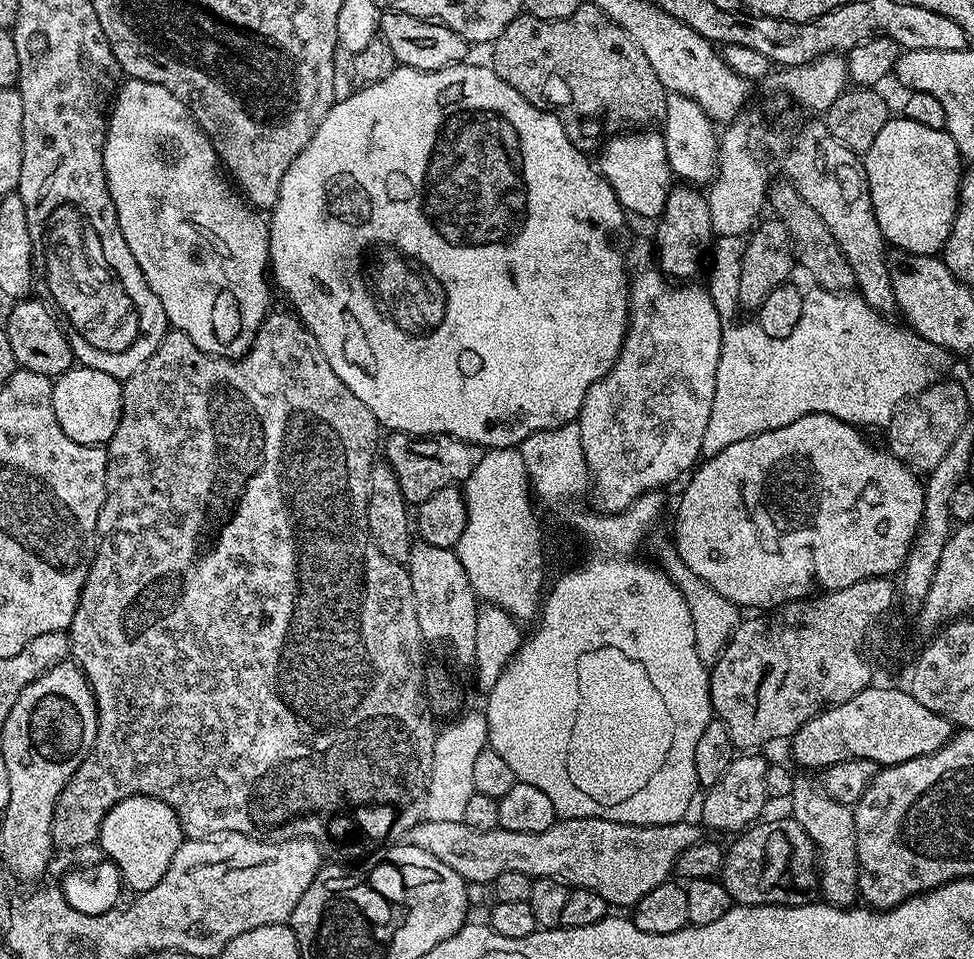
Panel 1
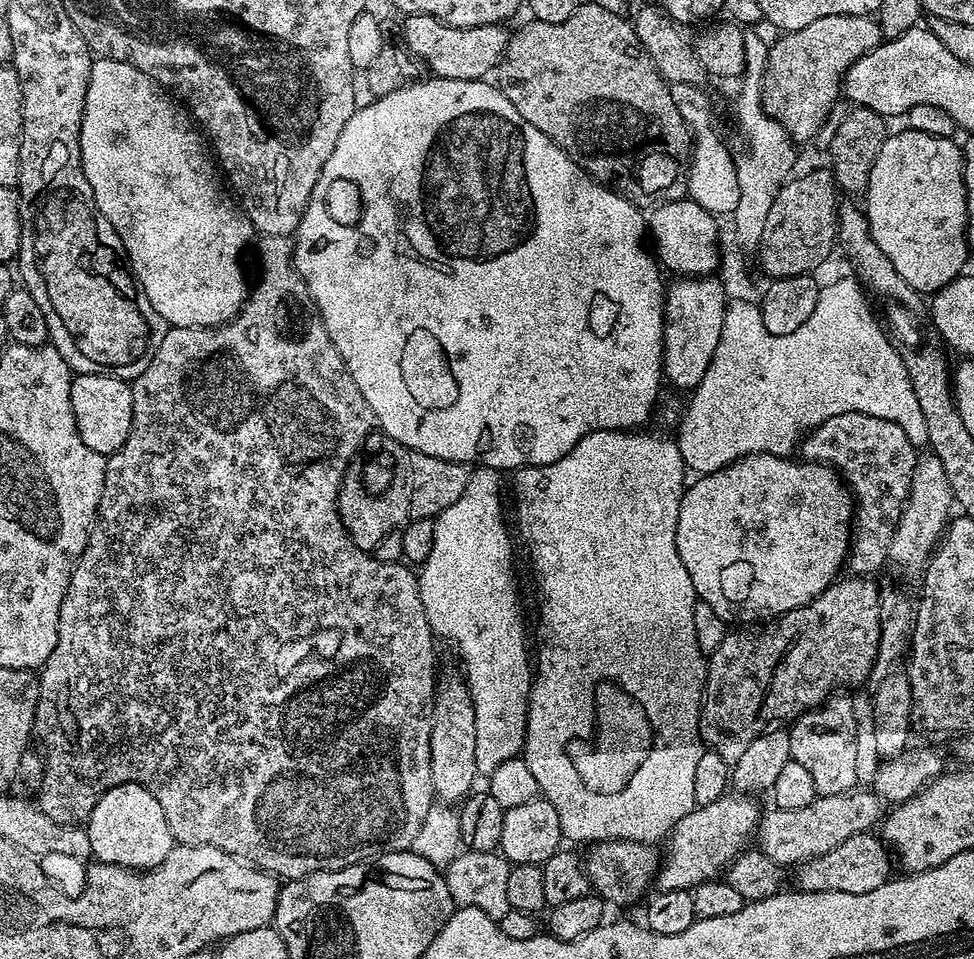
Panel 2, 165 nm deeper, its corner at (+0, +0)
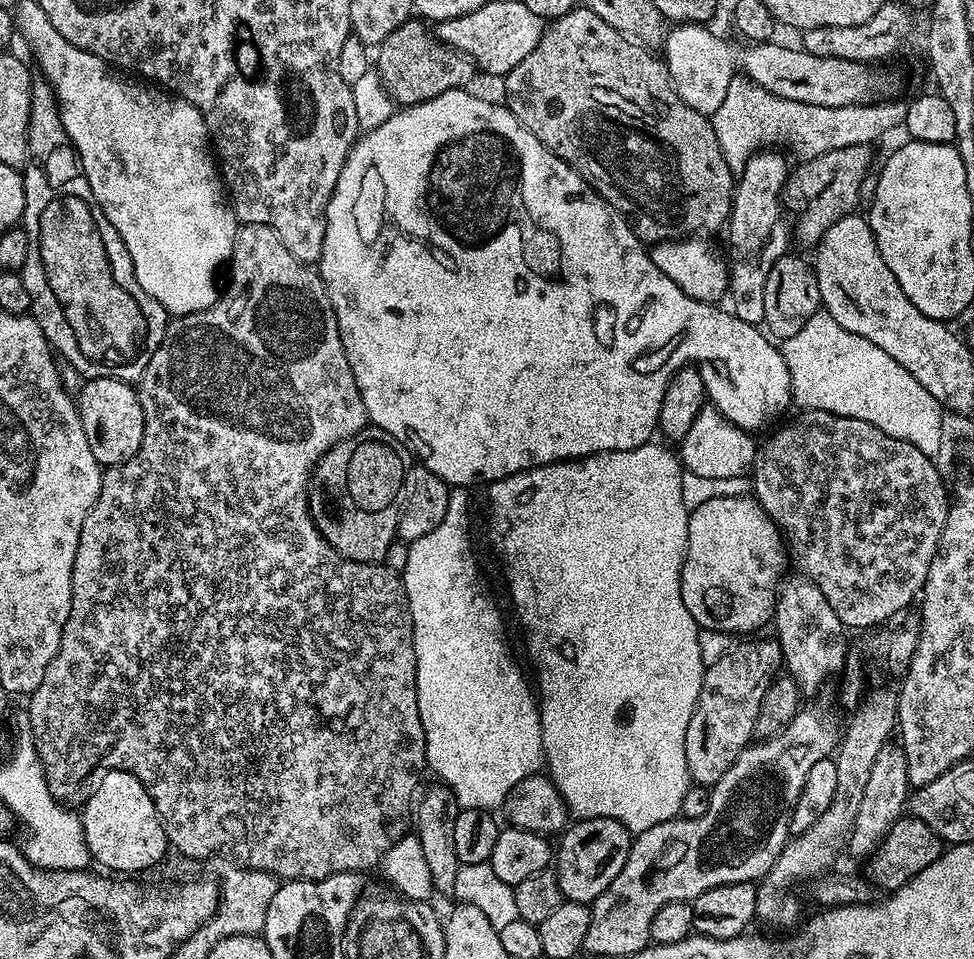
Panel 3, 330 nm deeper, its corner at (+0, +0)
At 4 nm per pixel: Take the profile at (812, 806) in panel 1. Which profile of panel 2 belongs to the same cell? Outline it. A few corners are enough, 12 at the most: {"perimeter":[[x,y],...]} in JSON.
{"perimeter":[[833,694],[791,721],[791,760],[817,796],[853,791],[856,708]]}

